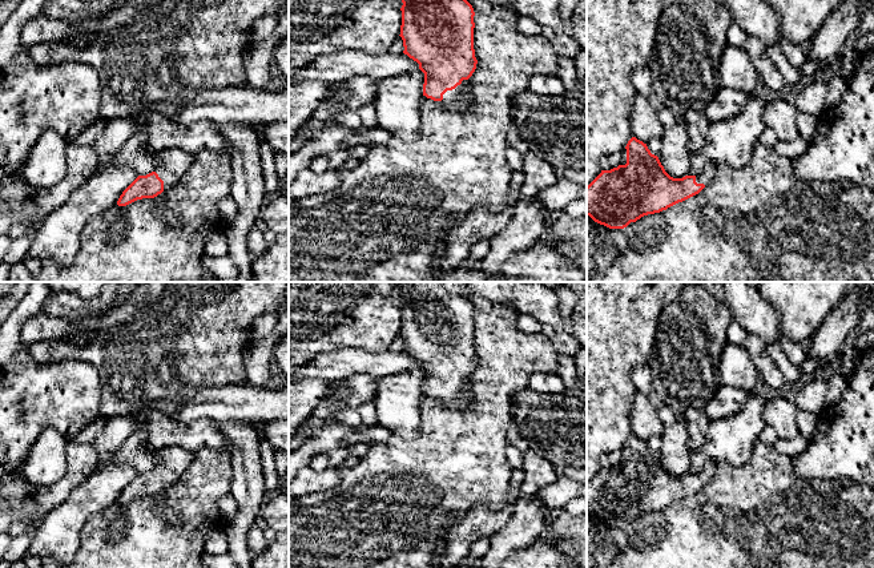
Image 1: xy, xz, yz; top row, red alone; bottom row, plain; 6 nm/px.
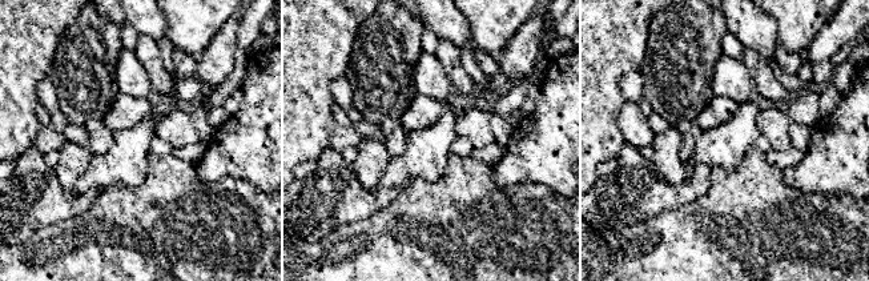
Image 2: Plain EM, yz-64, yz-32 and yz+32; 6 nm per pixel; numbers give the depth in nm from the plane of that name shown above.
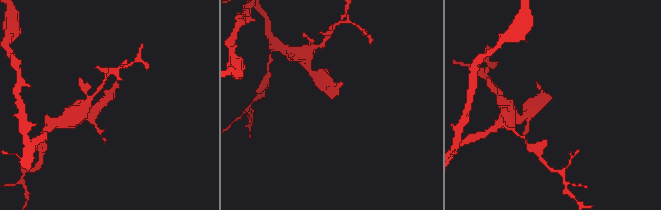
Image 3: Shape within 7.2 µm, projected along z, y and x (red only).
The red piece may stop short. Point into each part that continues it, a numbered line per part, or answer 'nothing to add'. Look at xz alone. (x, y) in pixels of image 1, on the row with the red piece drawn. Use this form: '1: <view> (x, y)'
1: xz (454, 99)

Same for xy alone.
1: xy (170, 165)

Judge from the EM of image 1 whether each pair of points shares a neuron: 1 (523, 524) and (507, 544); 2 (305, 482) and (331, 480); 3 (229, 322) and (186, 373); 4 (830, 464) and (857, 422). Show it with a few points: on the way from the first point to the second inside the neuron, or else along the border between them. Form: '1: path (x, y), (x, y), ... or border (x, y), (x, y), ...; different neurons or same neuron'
1: path (520, 530), (511, 539); same neuron
2: path (311, 480), (325, 480); same neuron
3: path (217, 334), (190, 361); same neuron
4: path (834, 454), (848, 440), (850, 432); same neuron

